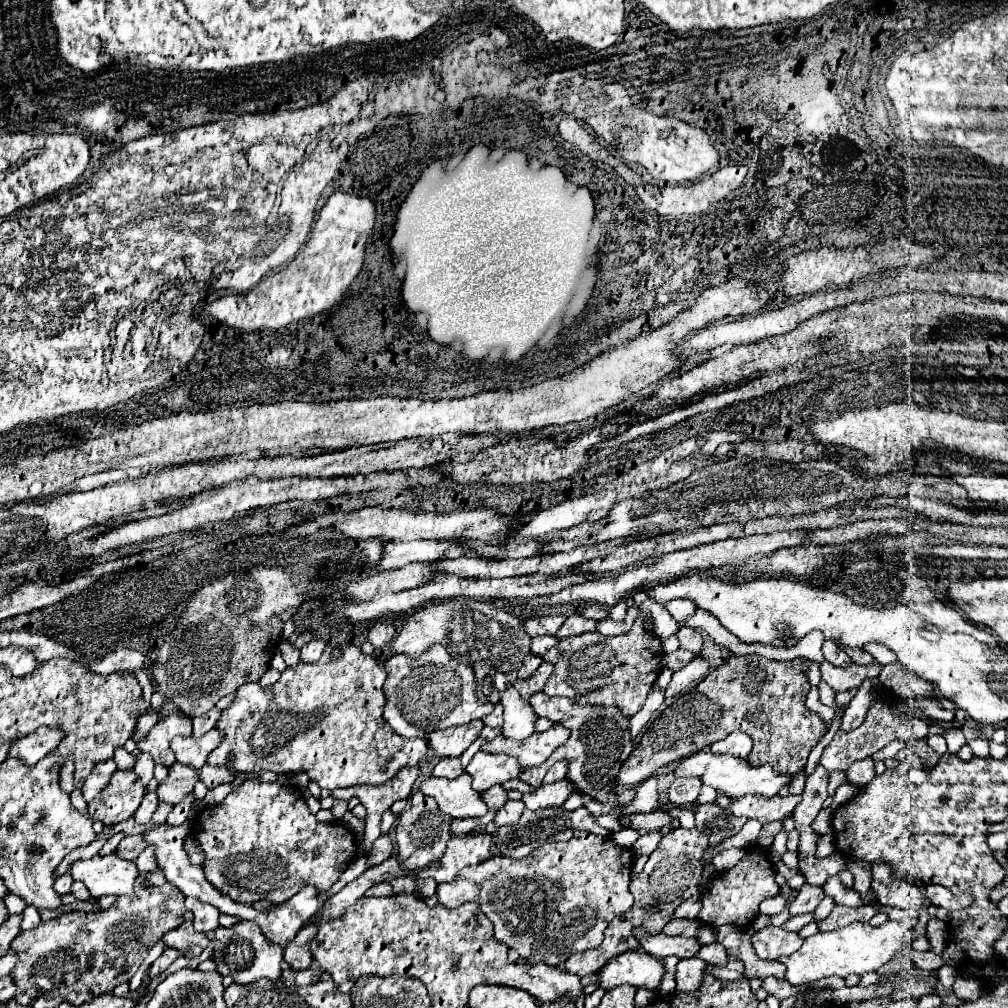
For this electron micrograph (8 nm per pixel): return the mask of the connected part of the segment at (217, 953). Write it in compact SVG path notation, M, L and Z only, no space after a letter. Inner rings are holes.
M239 919L231 927L217 927L215 931L207 933L207 937L211 941L217 941L213 947L213 955L211 955L211 959L217 963L217 971L221 975L231 975L235 979L235 983L247 985L247 983L255 983L259 979L275 981L279 977L283 949L279 949L279 945L271 945L263 937L263 933L259 933L259 925L255 925L253 921Z

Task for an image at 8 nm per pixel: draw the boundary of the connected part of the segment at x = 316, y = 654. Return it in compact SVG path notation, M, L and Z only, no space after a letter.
M313 639L313 641L305 643L305 645L301 647L301 661L303 661L303 663L319 661L319 657L321 657L323 649L325 649L325 643L323 643L323 641L319 641L319 639Z

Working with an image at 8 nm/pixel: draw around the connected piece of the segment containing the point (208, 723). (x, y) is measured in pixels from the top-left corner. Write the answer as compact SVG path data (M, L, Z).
M217 707L201 717L195 717L193 719L193 737L203 737L207 731L211 731L217 725L219 717L221 717L221 709Z

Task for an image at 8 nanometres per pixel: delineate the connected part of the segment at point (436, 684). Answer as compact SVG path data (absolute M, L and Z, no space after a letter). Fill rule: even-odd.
M431 645L423 655L415 657L415 659L407 657L407 655L391 655L383 663L383 667L387 671L387 681L383 685L383 693L387 699L385 709L383 709L383 719L401 737L425 739L433 729L439 729L439 731L449 729L449 727L463 725L463 723L469 723L473 719L481 719L483 715L487 715L487 705L483 705L477 697L477 679L475 679L473 667L459 663L455 657L451 657L447 653L447 649L443 645Z

